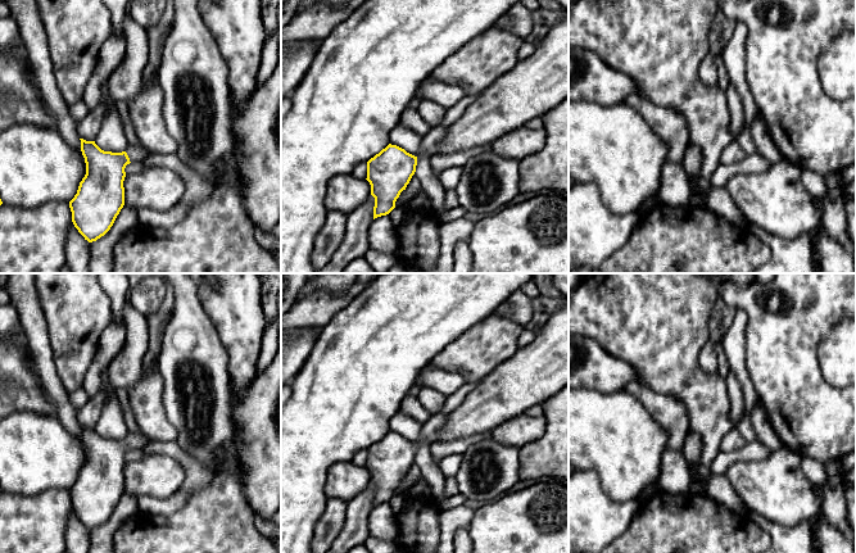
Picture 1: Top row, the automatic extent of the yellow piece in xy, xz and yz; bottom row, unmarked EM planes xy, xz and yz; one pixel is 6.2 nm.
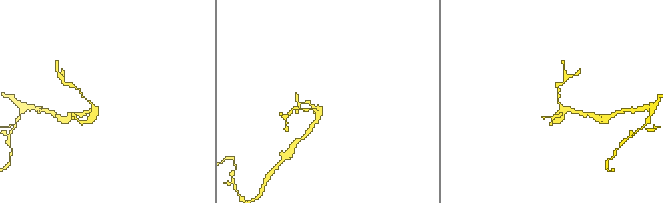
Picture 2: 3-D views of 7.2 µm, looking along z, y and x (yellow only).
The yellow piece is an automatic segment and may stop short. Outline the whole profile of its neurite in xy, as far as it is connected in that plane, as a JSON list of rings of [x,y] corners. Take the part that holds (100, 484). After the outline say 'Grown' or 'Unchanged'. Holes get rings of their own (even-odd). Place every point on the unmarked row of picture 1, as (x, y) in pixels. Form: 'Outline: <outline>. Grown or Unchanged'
Outline: [[[81,427],[86,462],[69,489],[72,509],[89,530],[104,523],[124,493],[124,455],[131,449],[142,450],[151,439],[130,432],[126,439],[101,438],[95,429]]]. Grown

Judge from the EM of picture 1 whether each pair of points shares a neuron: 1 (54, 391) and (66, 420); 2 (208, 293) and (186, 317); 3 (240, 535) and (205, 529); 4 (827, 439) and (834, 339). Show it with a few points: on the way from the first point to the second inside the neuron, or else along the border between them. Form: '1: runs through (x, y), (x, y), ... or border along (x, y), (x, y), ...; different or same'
1: runs through (59, 398), (66, 413); same
2: border along (196, 286), (199, 302), (216, 327); different
3: runs through (231, 535), (214, 535); same
4: border along (816, 357), (821, 376), (832, 385), (842, 388); different

